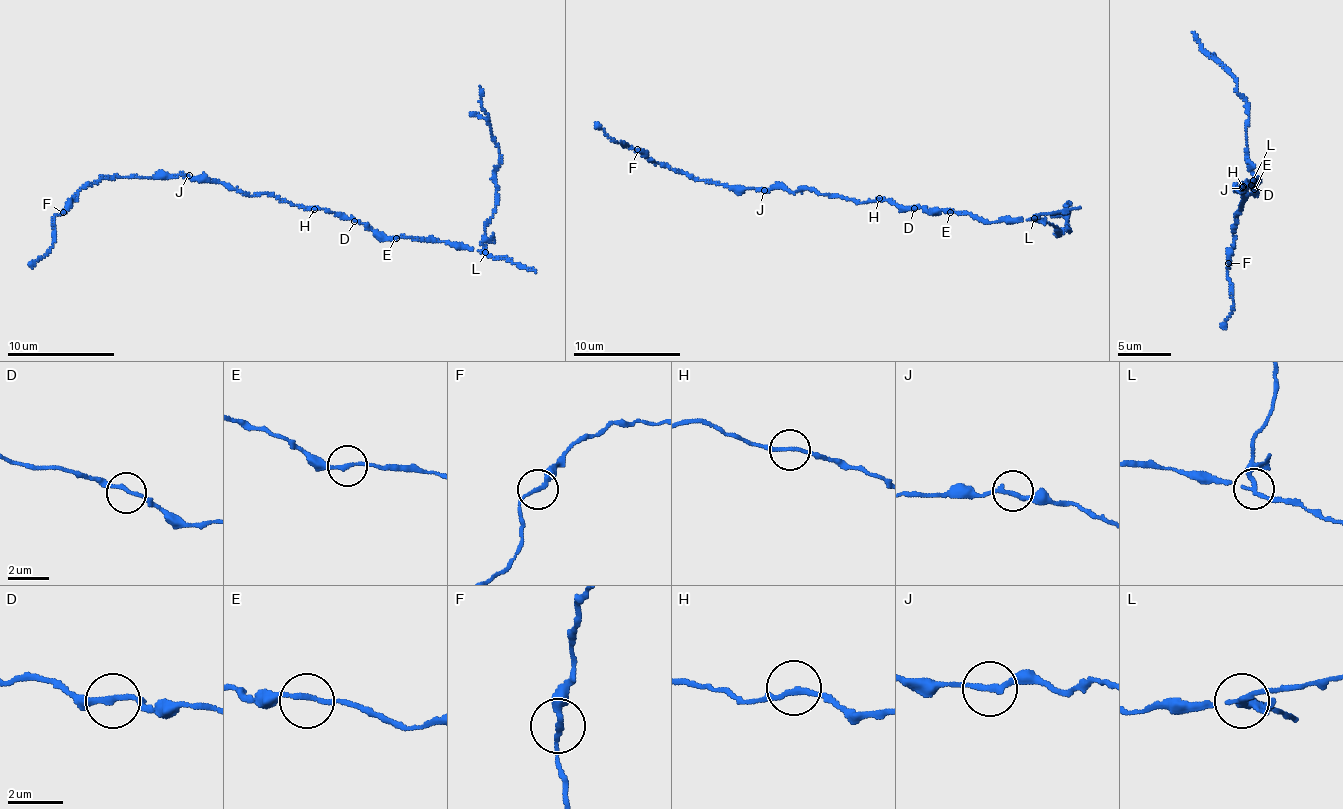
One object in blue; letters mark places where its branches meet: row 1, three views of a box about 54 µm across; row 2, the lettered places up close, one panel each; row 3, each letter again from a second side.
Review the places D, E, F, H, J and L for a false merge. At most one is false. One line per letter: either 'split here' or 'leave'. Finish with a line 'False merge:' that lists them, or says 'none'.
D: leave
E: leave
F: leave
H: leave
J: leave
L: split here
False merge: L

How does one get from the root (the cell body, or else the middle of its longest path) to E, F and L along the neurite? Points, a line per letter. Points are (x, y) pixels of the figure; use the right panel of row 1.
E: (1245, 186), (1243, 183), (1251, 186), (1249, 183), (1256, 190), (1254, 188), (1253, 192), (1254, 189)
F: (1245, 186), (1250, 187), (1243, 183), (1242, 192), (1239, 187), (1246, 197), (1234, 225), (1234, 247), (1228, 263)
L: (1245, 186), (1243, 183), (1251, 186), (1249, 183), (1256, 190), (1251, 185), (1260, 180), (1255, 176), (1253, 180)

